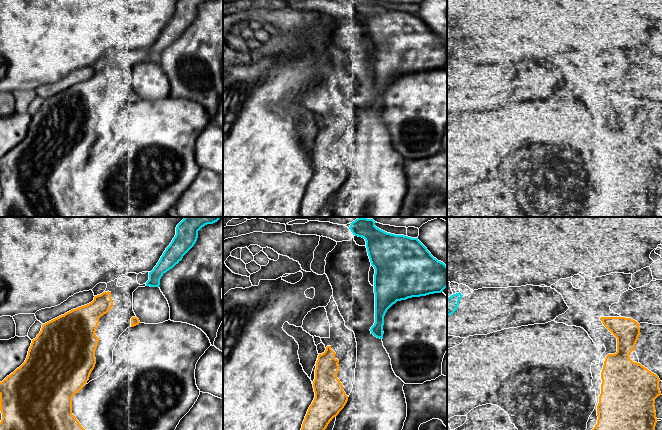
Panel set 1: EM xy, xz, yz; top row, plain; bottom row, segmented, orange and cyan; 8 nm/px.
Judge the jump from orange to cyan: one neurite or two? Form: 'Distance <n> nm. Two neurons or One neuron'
Distance 260 nm. One neuron

